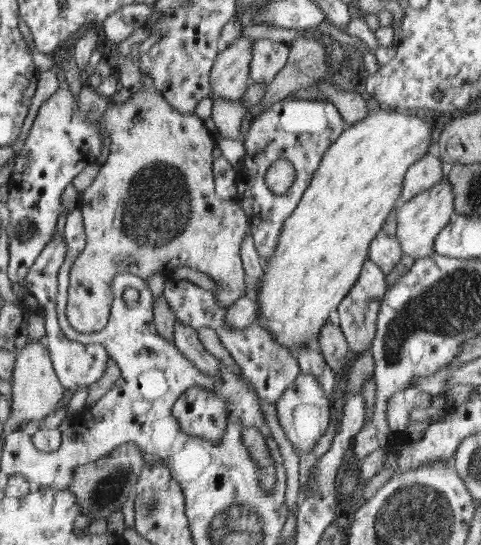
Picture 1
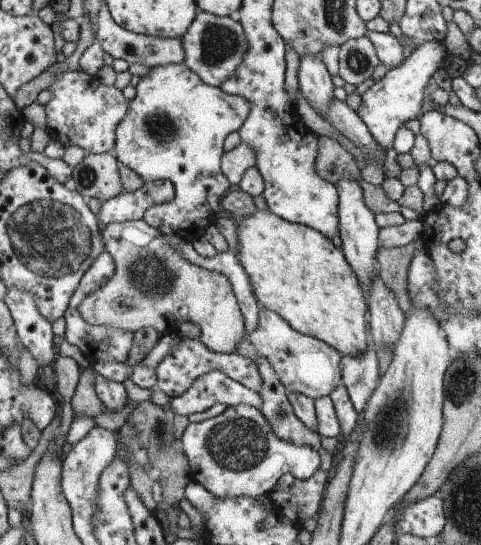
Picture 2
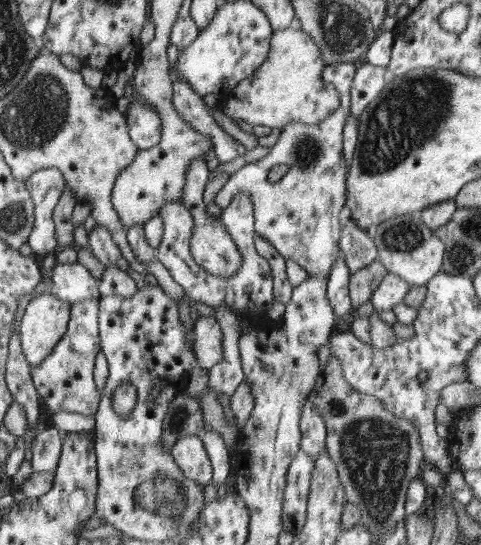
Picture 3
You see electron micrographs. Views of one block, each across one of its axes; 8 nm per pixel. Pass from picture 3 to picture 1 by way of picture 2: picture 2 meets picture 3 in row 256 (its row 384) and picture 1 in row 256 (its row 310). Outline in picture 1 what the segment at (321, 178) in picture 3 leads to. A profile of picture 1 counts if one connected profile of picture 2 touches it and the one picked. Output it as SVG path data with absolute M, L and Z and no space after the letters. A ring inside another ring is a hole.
M286 98L270 106L262 105L261 112L252 119L250 129L243 143L245 146L245 155L237 179L237 195L234 197L233 203L239 206L246 216L250 217L251 236L262 261L268 260L275 255L276 245L279 244L280 233L283 232L283 225L286 223L288 216L292 215L292 212L298 207L328 147L343 134L347 127L347 121L343 119L342 113L330 100L318 101ZM278 159L288 160L288 162L293 164L295 170L295 179L292 186L282 196L276 196L275 193L272 193L266 181L268 167L271 167Z

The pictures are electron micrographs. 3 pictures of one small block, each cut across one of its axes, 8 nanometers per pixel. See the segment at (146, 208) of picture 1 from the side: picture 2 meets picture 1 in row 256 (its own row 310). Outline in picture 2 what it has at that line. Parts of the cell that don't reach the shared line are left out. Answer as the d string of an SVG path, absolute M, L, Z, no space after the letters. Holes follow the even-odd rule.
M143 219L105 226L104 244L115 260L115 275L103 288L83 300L78 308L80 316L90 325L118 328L133 334L142 328L154 328L160 335L176 335L180 330L180 324L193 322L200 326L199 340L210 352L234 353L244 336L247 324L231 282L220 272L201 268L184 260L168 244L166 238L168 235L151 227Z

